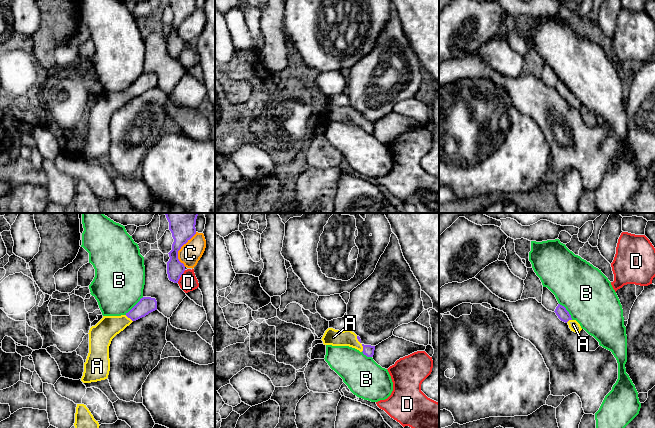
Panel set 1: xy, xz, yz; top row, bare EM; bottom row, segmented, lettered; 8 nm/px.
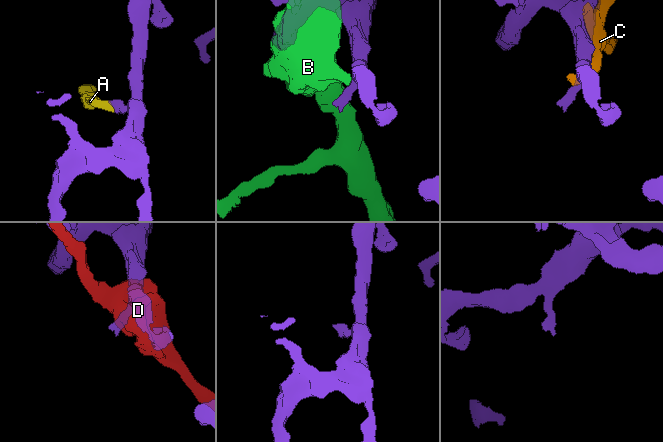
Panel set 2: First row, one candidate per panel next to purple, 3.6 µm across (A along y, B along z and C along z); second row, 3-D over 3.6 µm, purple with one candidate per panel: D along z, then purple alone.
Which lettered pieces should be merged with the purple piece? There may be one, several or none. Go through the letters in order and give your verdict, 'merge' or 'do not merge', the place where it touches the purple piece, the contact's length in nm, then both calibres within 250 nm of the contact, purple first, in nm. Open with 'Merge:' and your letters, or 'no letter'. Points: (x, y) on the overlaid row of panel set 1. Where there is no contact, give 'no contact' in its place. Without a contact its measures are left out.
Merge: A
A: merge | xz (362, 344) | 140 nm | 90/130 nm
B: do not merge | xy (135, 305) | 200 nm | 140/400 nm
C: do not merge | xy (180, 248) | 300 nm | 220/180 nm
D: do not merge | xy (180, 276) | 120 nm | 140/150 nm

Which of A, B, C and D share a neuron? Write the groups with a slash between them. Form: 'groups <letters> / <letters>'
groups A / B / C / D

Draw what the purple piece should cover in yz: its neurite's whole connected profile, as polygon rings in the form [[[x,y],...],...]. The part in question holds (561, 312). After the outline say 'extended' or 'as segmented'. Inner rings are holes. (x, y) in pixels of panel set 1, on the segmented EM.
[[[558,304],[554,312],[556,313],[556,315],[561,321],[569,325],[569,328],[571,329],[571,331],[577,334],[580,333],[580,331],[582,330],[580,324],[576,320],[573,320],[571,318],[571,315],[569,314],[569,312],[566,310],[564,306]]] | extended

